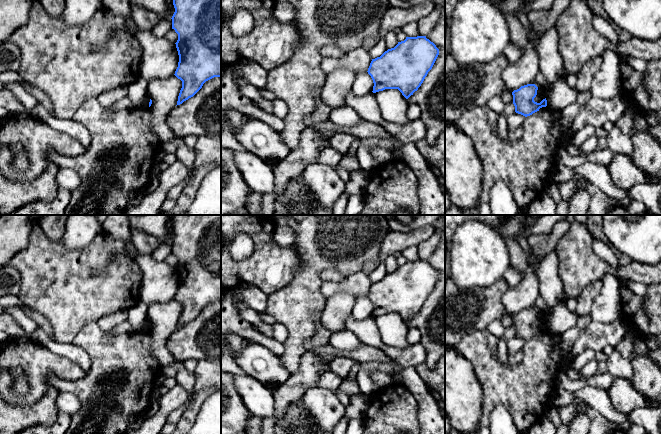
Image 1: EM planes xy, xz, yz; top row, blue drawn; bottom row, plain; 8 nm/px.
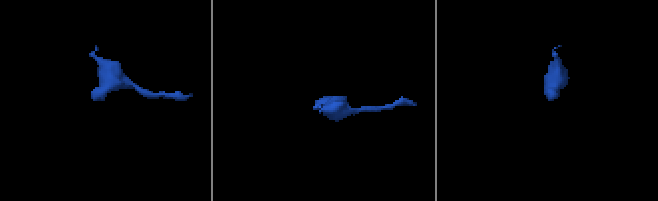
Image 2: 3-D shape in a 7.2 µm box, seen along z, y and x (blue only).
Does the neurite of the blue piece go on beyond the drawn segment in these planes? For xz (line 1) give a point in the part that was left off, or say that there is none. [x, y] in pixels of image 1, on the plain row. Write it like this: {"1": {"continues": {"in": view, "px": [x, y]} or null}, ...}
{"1": {"continues": null}}

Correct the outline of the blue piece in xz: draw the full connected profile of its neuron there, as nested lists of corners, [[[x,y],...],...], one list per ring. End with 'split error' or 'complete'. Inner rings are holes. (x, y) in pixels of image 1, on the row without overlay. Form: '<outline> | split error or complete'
[[[426,260],[406,261],[394,272],[388,273],[380,281],[372,283],[367,295],[374,307],[372,316],[398,313],[408,323],[421,310],[438,279],[439,273]]] | complete

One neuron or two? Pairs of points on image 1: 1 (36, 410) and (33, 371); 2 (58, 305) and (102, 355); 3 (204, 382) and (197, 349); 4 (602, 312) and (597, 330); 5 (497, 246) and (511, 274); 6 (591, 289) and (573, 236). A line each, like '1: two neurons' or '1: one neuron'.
1: two neurons
2: two neurons
3: two neurons
4: two neurons
5: two neurons
6: two neurons

